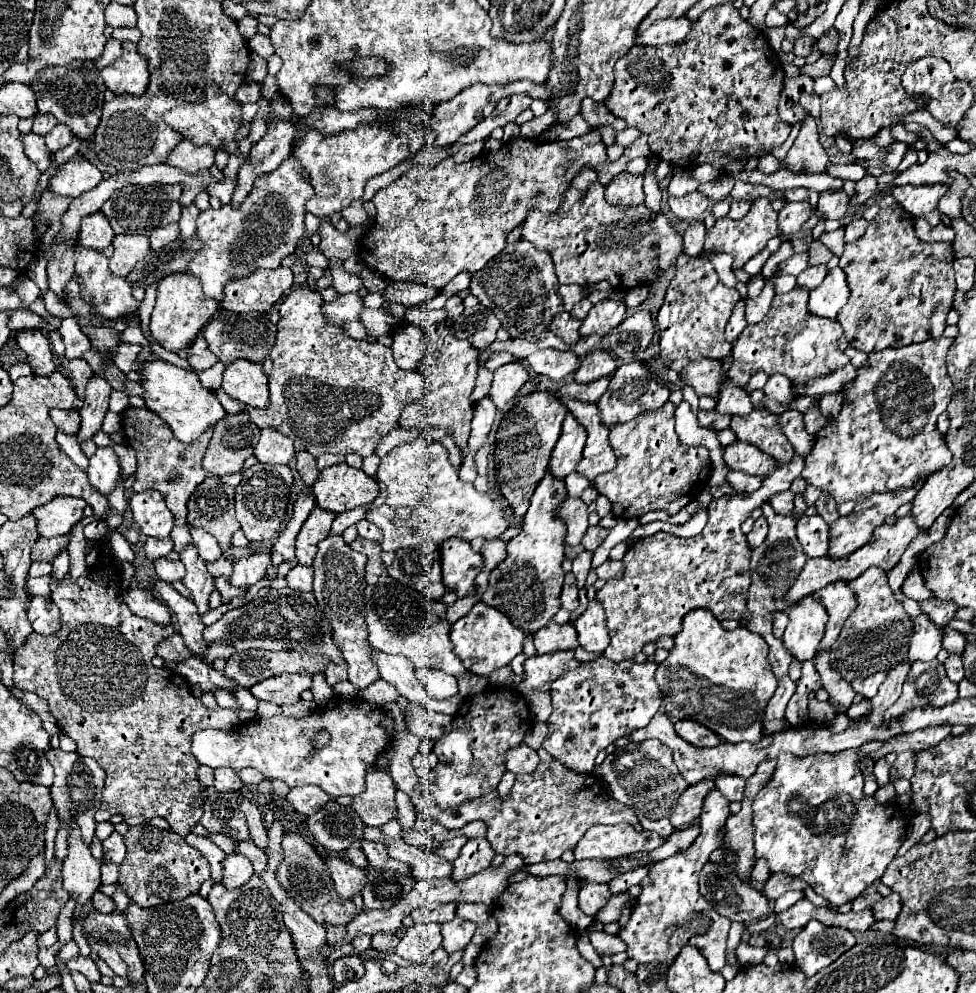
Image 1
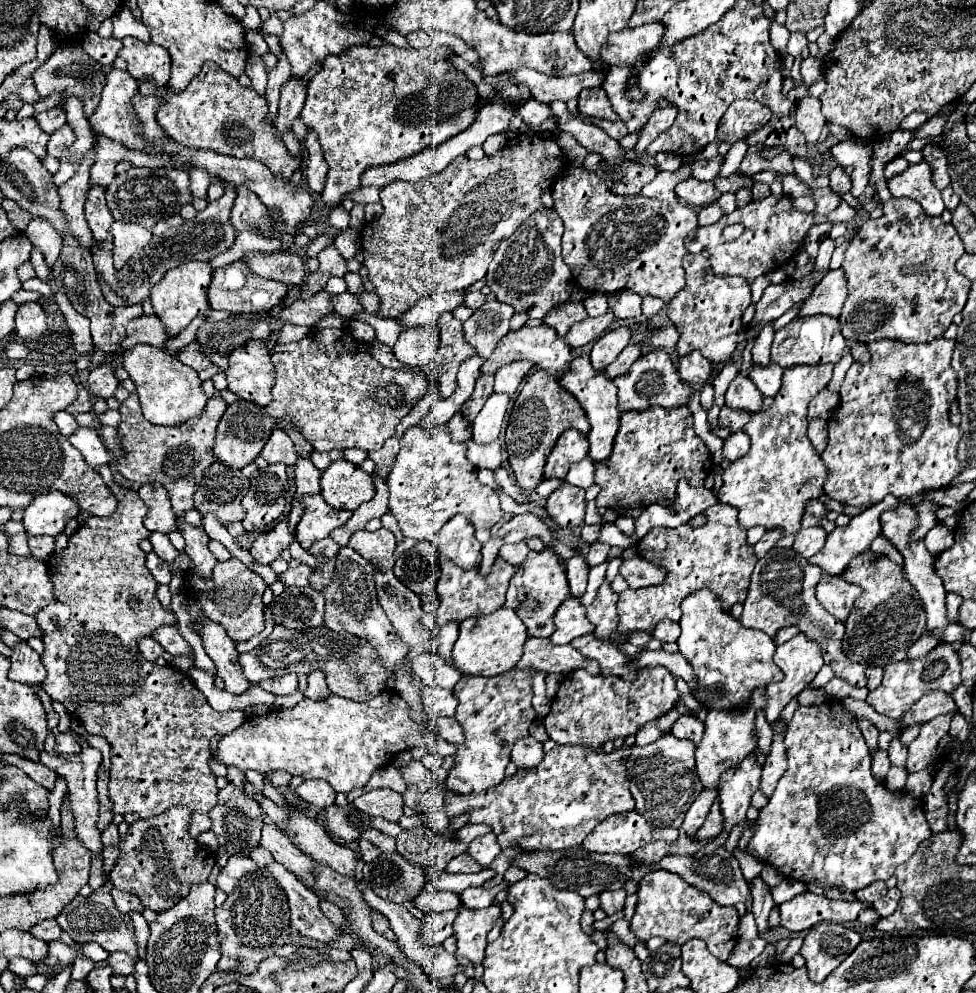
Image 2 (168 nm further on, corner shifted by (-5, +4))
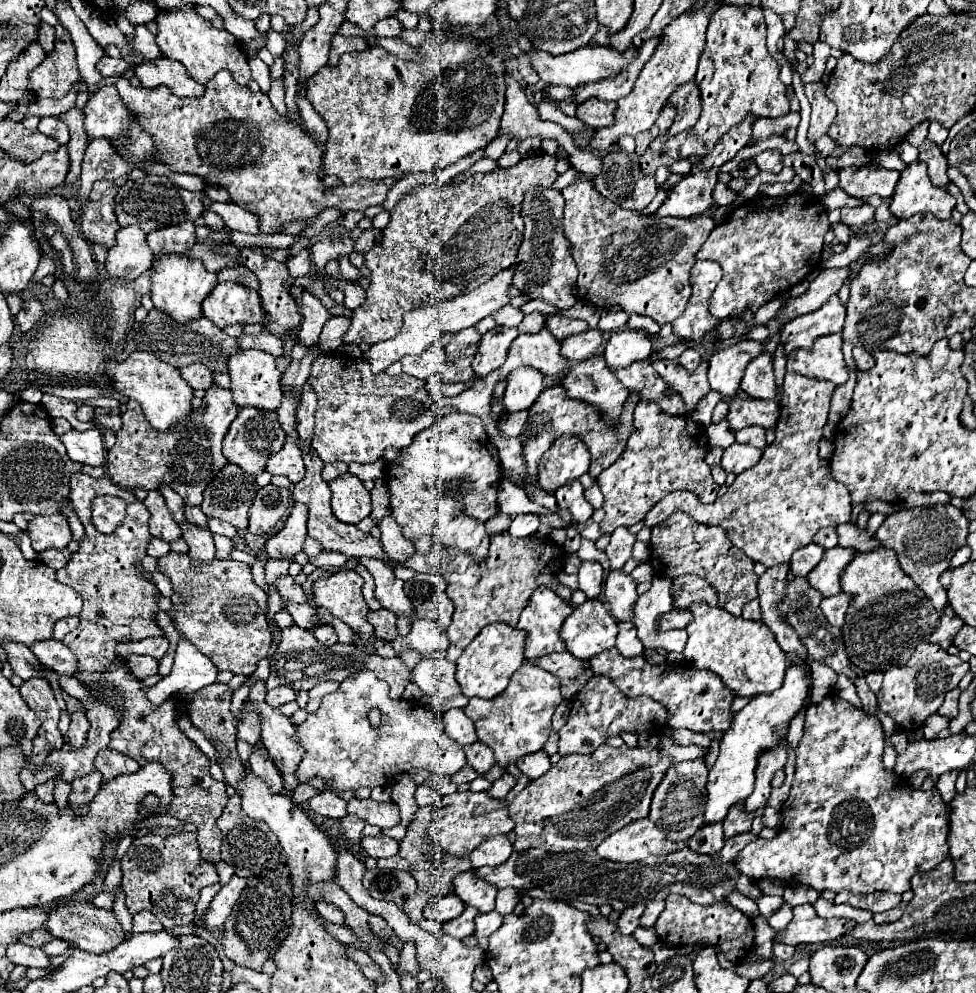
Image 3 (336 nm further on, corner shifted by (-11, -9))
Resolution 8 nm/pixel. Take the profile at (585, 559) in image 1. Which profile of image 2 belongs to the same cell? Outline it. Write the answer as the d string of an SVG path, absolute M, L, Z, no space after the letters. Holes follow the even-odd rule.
M594 542L594 544L590 546L588 554L586 554L586 564L588 564L588 568L592 568L592 566L596 566L596 564L602 564L602 562L606 560L606 556L608 556L608 550L610 550L610 544L598 544L598 542Z

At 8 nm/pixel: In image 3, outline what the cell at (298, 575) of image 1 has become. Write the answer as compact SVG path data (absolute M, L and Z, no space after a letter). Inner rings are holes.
M290 575L288 577L280 577L274 585L276 585L276 589L278 589L278 593L280 593L284 603L288 603L288 601L292 601L292 603L306 603L306 595L304 595L302 587L296 585L296 581Z

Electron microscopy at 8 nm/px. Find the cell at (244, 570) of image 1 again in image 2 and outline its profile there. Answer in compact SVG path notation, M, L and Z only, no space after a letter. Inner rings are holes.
M284 518L278 522L270 532L260 534L250 548L254 564L270 564L272 560L280 558L280 552L286 550L292 542L292 534L288 530L288 520Z

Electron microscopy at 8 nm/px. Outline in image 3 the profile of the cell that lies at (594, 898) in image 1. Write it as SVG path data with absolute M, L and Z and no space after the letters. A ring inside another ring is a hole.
M634 905L622 911L618 919L618 931L624 935L632 935L634 929L640 925L640 915L644 913L644 905Z

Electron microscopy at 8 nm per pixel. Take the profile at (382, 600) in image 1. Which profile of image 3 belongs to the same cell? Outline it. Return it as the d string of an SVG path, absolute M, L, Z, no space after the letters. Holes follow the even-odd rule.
M360 557L358 559L360 565L364 565L370 575L374 577L374 583L376 583L376 597L378 601L384 605L384 609L400 615L408 615L410 619L414 617L414 611L412 611L412 605L410 605L410 599L406 597L404 593L404 581L400 581L392 567L386 565L384 561L380 559L370 559L370 557Z

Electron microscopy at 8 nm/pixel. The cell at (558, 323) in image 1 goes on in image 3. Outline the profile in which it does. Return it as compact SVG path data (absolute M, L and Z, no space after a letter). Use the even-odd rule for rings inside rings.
M552 315L546 319L546 327L552 331L552 335L556 337L556 341L564 341L570 335L582 333L588 329L586 321L580 319L570 319L570 317L562 317L562 315Z

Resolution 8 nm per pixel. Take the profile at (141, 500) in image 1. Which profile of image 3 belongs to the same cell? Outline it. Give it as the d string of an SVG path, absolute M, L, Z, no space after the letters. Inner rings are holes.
M150 491L148 497L144 499L144 505L150 511L150 521L148 521L148 529L152 537L164 539L164 541L174 541L182 535L180 527L176 525L176 521L172 521L172 515L168 513L168 507L164 503L164 497L160 497L158 491Z

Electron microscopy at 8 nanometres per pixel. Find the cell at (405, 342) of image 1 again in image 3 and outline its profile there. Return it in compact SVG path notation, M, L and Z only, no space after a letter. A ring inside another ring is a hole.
M434 343L428 347L422 355L408 355L402 359L402 371L406 375L412 375L416 379L428 379L432 373L438 371L438 367L444 363L444 347L442 343Z

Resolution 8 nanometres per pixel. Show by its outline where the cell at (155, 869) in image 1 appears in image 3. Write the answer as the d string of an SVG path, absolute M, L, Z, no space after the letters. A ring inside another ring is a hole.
M180 833L170 837L136 837L130 851L122 857L122 889L126 895L128 911L132 915L150 911L166 929L192 923L200 889L216 881L216 867L200 857L196 833Z

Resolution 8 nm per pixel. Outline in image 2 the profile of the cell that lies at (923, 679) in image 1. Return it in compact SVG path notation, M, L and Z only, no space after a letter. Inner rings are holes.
M948 642L938 644L930 654L926 654L924 658L916 660L916 662L892 662L884 668L884 680L880 684L880 688L876 688L874 692L870 692L870 706L884 714L884 710L900 710L898 714L902 714L906 708L912 706L912 702L920 700L924 694L930 694L934 690L942 690L946 694L952 694L960 684L960 660L958 654L952 650L952 646Z

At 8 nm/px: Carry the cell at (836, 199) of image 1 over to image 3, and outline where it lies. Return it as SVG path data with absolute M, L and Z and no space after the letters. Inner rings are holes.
M868 165L862 167L844 167L840 169L840 187L856 197L870 197L870 195L880 195L880 197L890 197L894 193L894 187L898 183L900 173L898 171L888 171L888 169L874 169Z

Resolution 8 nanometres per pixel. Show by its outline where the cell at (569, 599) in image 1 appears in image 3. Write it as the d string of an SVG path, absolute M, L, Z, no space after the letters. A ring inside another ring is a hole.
M584 561L578 571L578 579L580 579L580 591L584 591L588 599L600 597L604 583L604 569L598 561Z

